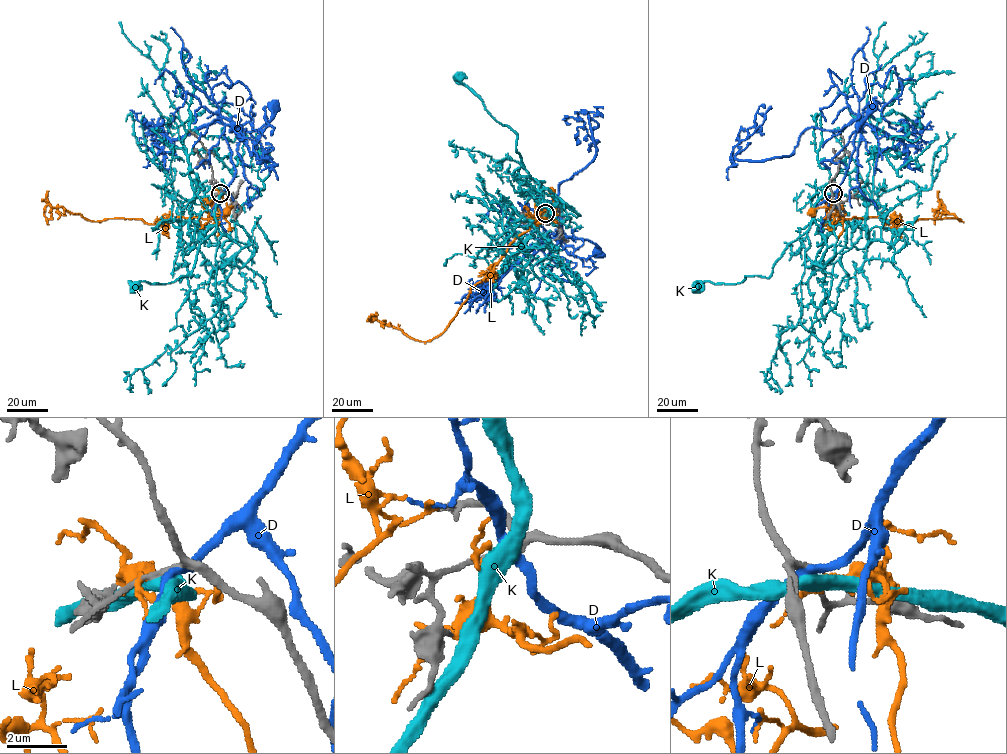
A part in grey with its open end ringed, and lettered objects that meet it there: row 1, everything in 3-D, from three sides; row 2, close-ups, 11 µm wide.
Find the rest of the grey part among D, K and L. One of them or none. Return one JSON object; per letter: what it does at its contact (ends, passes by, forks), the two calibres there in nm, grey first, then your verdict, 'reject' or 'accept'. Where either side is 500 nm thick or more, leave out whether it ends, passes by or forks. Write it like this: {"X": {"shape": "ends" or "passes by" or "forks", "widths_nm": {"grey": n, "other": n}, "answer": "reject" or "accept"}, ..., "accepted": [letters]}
{"D": {"shape": "passes by", "widths_nm": {"grey": 190, "other": 280}, "answer": "reject"}, "K": {"widths_nm": {"grey": 160, "other": 500}, "answer": "accept"}, "L": {"shape": "passes by", "widths_nm": {"grey": 160, "other": 160}, "answer": "reject"}, "accepted": ["K"]}

